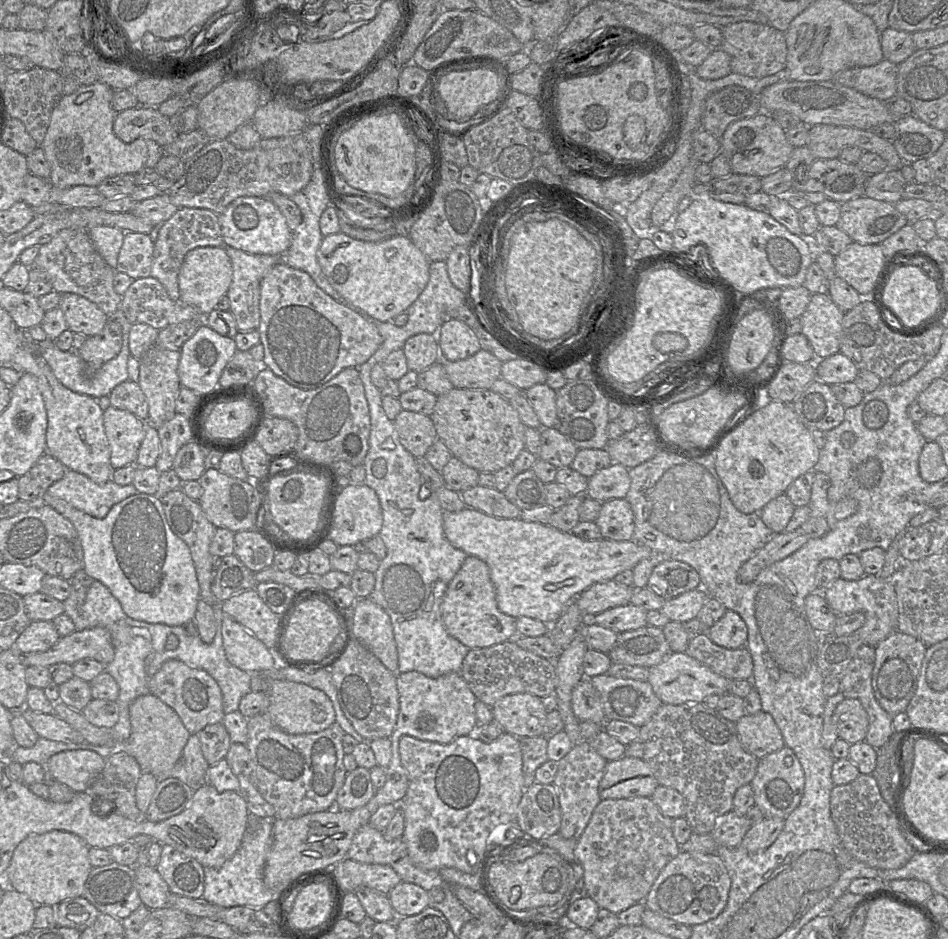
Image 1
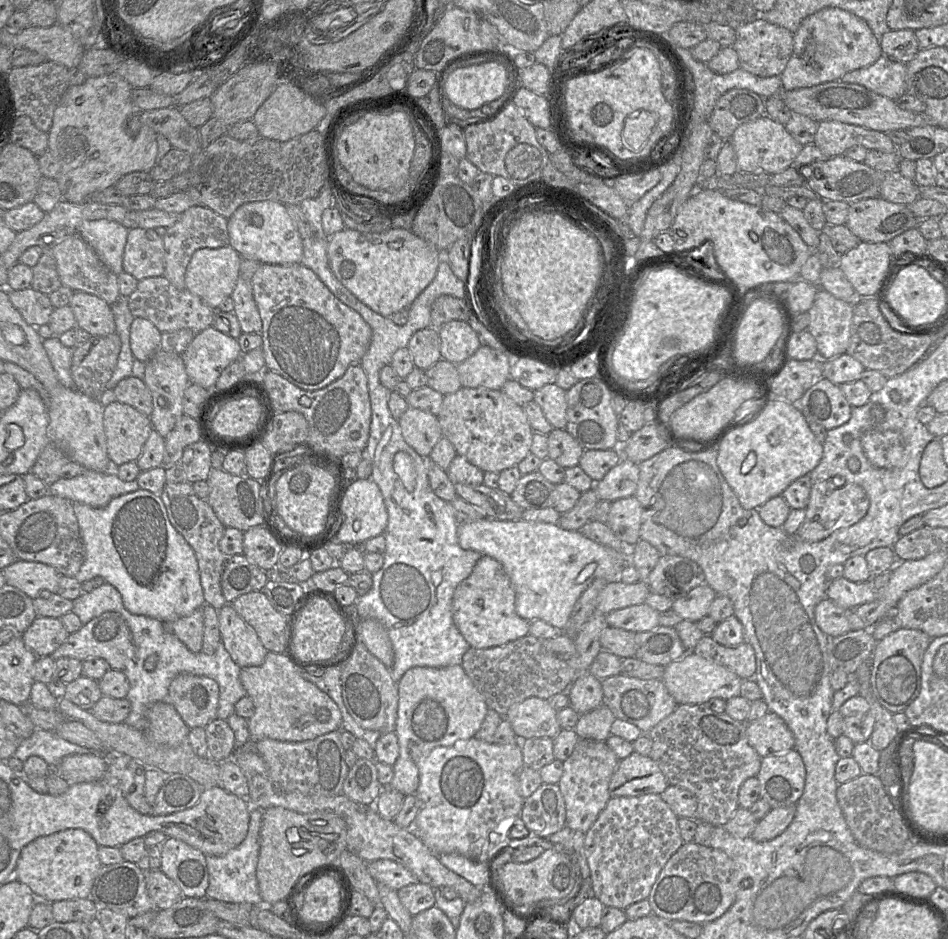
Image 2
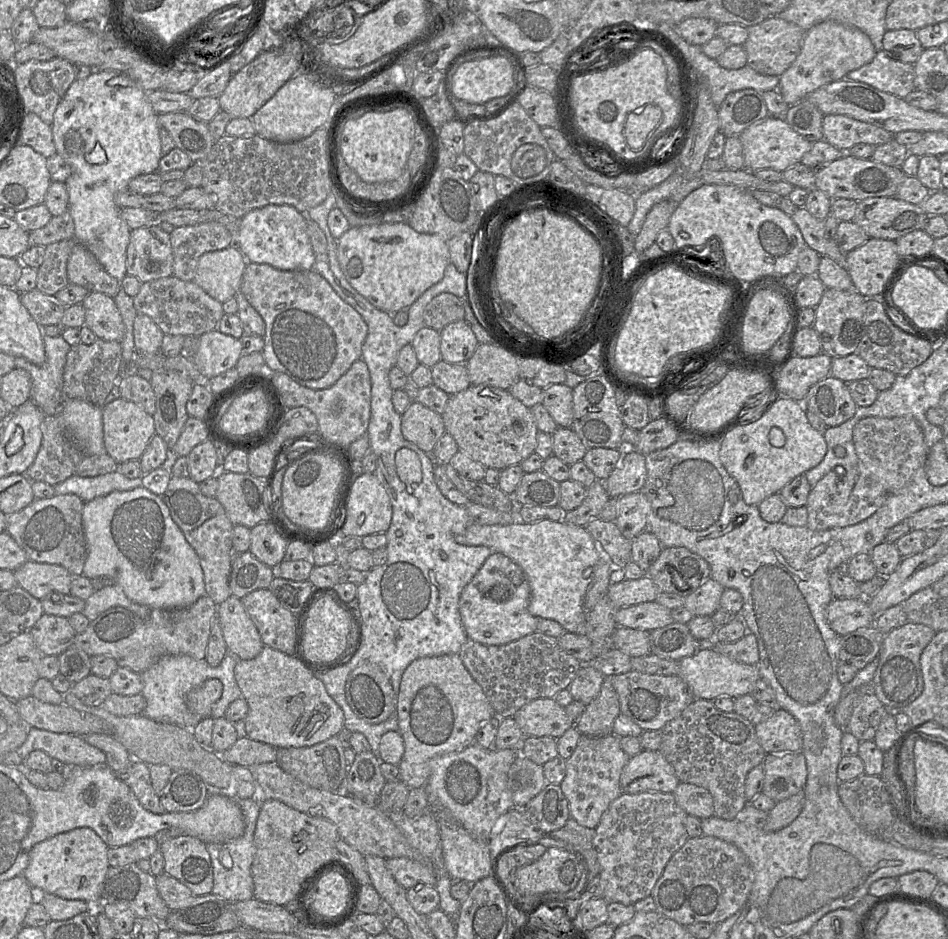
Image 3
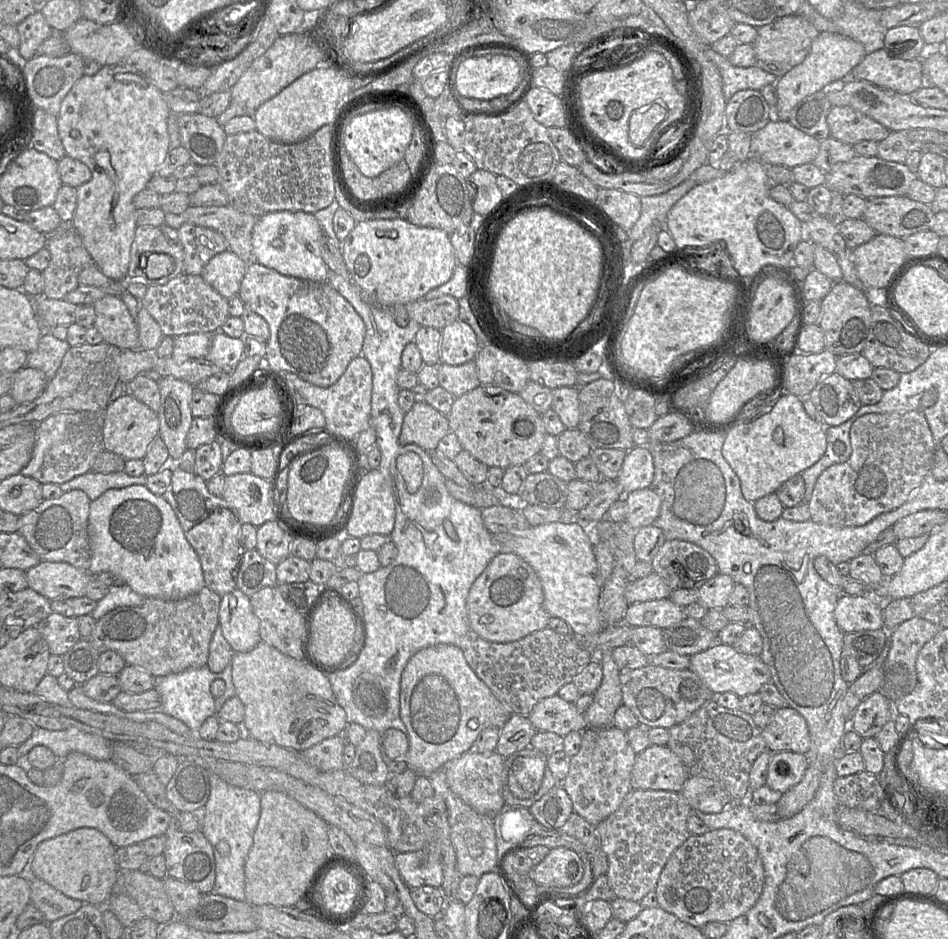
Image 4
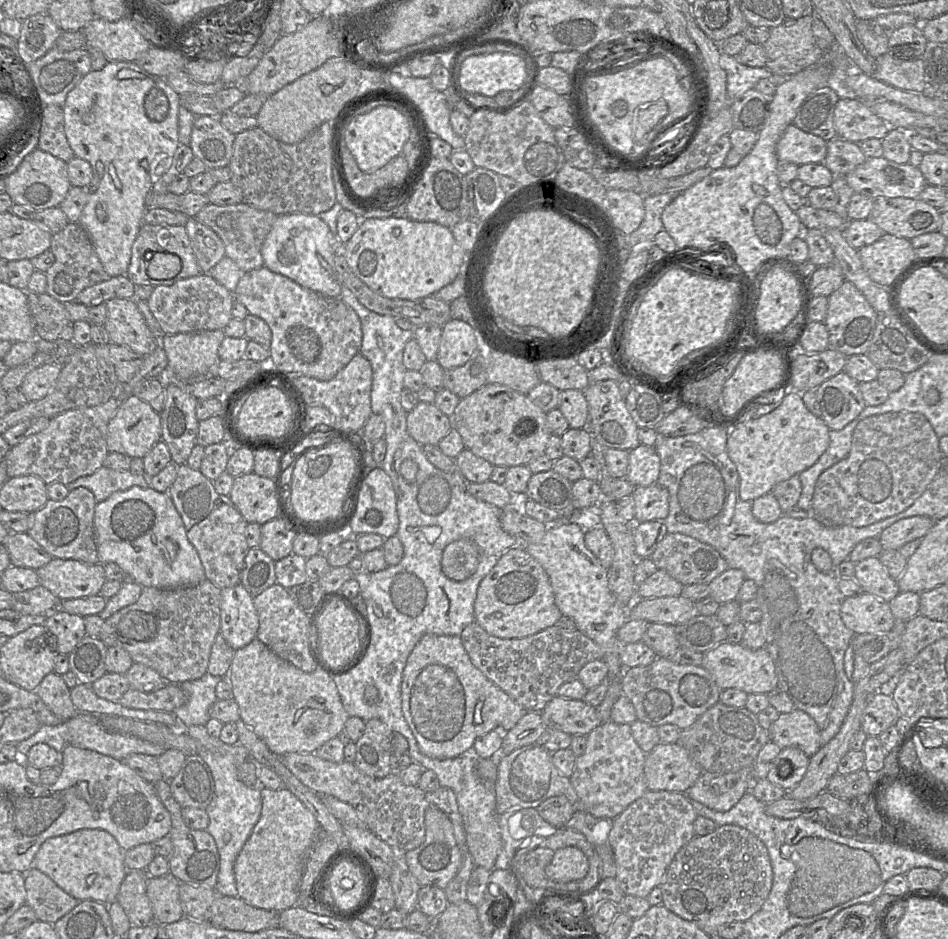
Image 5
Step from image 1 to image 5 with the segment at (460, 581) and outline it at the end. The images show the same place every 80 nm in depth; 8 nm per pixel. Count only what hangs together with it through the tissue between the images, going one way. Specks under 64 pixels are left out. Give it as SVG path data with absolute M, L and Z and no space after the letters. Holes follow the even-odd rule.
M518 544L507 550L480 581L474 602L475 621L500 638L524 638L557 623L562 613L555 604L549 577L540 563Z

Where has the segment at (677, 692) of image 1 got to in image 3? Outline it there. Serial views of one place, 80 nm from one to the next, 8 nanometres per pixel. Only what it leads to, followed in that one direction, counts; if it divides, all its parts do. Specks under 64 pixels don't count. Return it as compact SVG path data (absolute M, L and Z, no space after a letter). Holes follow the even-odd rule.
M703 645L695 654L678 662L677 675L686 682L695 699L713 700L718 696L729 696L736 699L749 694L754 683L760 679L757 664L748 665L731 660L714 651L710 645Z

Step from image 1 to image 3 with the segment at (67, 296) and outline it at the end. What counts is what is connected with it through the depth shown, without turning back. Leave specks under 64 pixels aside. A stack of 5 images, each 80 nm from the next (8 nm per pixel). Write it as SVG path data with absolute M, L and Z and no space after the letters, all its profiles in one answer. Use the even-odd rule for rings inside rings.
M89 292L81 304L85 310L84 326L99 339L122 342L125 326L114 298L101 292Z

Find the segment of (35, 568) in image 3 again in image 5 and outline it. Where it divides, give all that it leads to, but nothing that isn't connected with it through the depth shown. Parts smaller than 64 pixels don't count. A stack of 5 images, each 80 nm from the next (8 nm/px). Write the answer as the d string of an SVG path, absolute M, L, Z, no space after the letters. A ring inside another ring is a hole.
M53 558L46 565L38 568L36 573L40 585L61 601L97 595L106 582L103 564L87 564L73 559Z

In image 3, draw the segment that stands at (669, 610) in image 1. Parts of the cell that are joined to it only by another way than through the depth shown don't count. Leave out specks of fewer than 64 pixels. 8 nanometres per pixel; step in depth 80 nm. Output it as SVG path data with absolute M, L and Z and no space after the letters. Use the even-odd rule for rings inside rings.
M709 578L685 597L684 607L694 616L711 616L720 608L723 586Z

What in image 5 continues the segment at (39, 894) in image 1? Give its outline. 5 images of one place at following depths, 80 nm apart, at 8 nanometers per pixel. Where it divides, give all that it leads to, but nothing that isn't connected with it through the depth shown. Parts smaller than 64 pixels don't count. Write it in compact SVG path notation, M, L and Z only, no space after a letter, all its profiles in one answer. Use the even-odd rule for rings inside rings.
M80 829L69 834L46 839L36 853L33 866L49 876L61 889L78 901L93 900L110 904L116 901L121 883L128 872L124 863L125 852L126 850L107 831Z

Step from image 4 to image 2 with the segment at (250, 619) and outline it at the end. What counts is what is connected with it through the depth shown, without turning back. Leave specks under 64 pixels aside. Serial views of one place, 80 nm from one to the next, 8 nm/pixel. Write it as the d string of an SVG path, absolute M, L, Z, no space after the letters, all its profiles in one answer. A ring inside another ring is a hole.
M226 603L219 612L221 641L232 660L241 668L260 666L268 651L255 630Z

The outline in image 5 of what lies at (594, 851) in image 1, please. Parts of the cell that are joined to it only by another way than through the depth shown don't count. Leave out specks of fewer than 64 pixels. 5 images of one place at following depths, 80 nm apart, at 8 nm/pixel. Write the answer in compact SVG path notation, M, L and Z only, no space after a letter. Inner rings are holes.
M648 790L613 819L608 842L616 863L615 879L625 895L646 898L654 887L661 885L676 853L695 837L693 823L697 816L685 793Z

